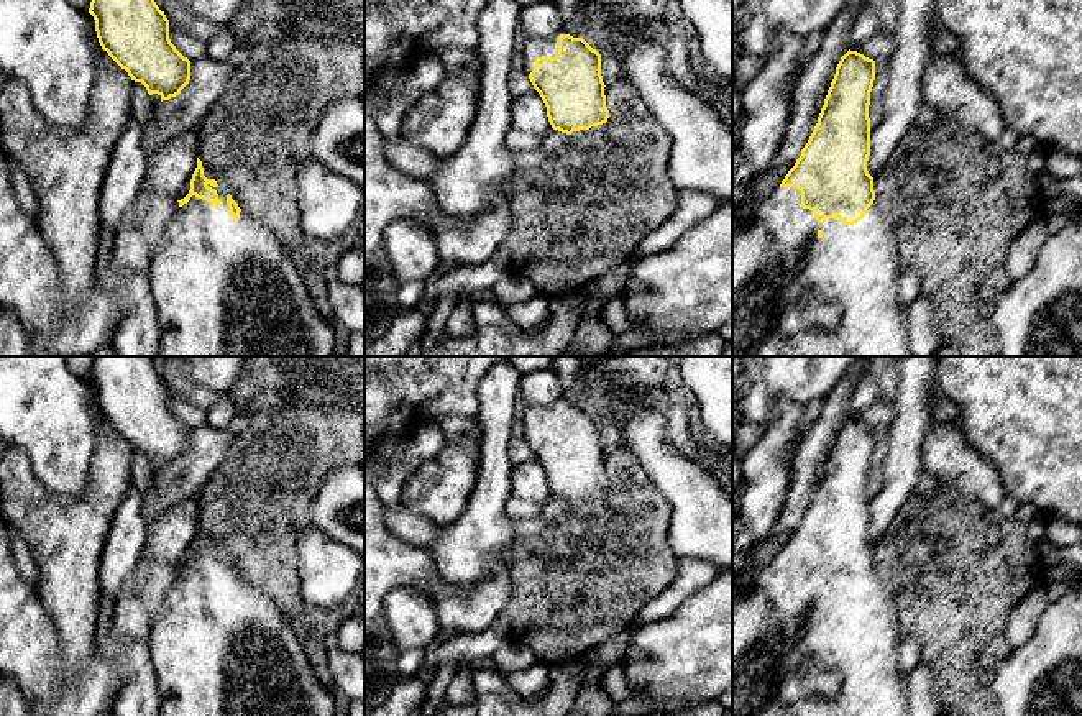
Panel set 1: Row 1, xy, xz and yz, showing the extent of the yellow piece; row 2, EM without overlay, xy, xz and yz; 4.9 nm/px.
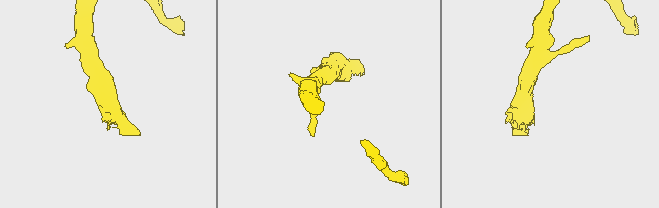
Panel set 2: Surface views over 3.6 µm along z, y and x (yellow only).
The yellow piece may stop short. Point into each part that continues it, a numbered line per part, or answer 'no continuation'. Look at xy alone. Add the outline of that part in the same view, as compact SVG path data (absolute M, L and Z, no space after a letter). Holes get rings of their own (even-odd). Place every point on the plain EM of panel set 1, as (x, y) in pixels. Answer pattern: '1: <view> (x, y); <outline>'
1: xy (215, 651); M207 553L223 573L192 563L167 591L146 640L161 693L159 716L335 716L335 700L317 678L291 621L243 578L235 590L227 560Z

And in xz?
1: xz (565, 368); M553 356L553 371L558 376L563 392L548 406L527 406L520 420L524 424L524 440L529 443L537 425L555 425L558 422L558 404L566 402L565 389L575 381L580 368L580 356Z

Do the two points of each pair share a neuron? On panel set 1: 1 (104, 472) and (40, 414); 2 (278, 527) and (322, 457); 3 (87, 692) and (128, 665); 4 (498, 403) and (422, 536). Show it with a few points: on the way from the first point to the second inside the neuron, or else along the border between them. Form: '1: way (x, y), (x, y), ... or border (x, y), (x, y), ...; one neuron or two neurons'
1: border (100, 422), (100, 436), (86, 483); two neurons
2: way (278, 509), (278, 503), (306, 475); one neuron
3: border (140, 639), (125, 644), (115, 698); two neurons
4: border (444, 526), (424, 547); two neurons

